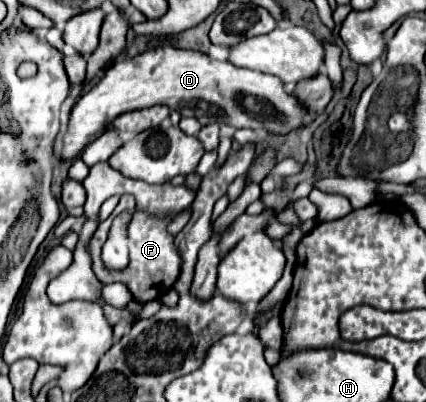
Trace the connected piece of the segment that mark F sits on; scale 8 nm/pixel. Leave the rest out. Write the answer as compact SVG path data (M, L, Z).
M135 212L131 224L129 224L129 264L123 272L109 272L109 268L101 260L101 248L105 244L107 234L103 238L91 238L89 250L93 256L93 270L97 278L101 278L103 284L123 282L131 290L133 298L139 302L151 302L159 296L163 296L169 288L173 288L173 282L179 278L181 258L173 246L173 238L167 234L169 222L153 222L147 214L141 216L141 212Z

